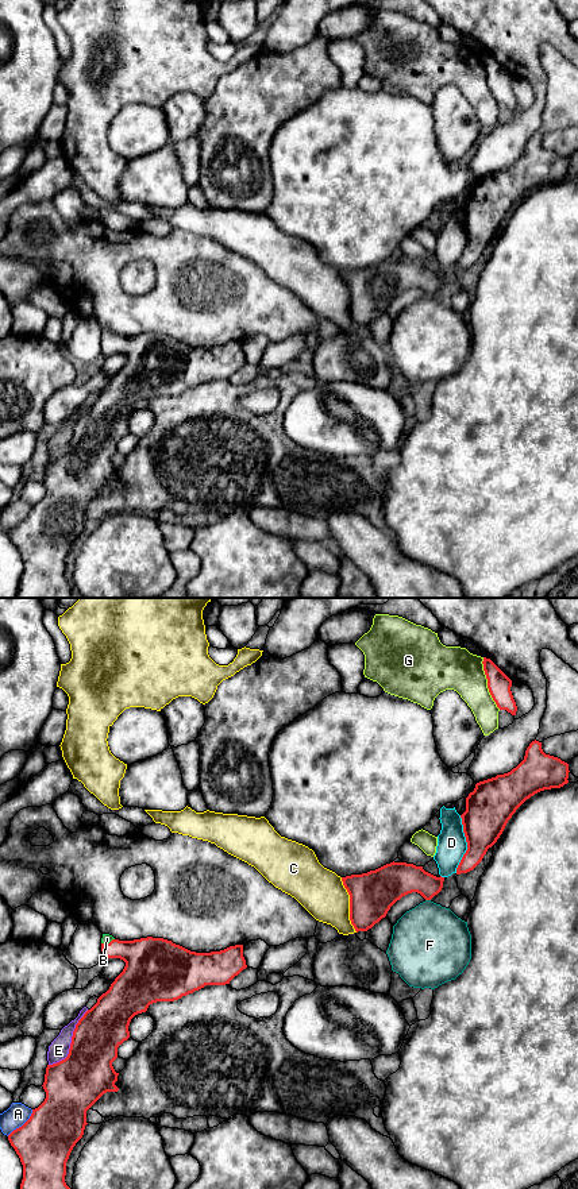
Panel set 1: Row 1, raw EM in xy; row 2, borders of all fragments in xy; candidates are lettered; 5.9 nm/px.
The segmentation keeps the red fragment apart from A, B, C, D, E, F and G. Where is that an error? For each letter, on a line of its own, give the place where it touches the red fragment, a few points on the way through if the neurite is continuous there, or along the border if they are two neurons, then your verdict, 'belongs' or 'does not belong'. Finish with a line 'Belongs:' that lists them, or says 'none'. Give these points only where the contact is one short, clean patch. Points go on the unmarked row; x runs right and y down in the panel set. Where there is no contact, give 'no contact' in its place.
A: xy (23, 520) | does not belong
B: xy (107, 339) | across xy (146, 354), (107, 339), (107, 334) | belongs
C: xy (350, 300) | does not belong
D: xy (467, 239) | does not belong
E: xy (72, 437) | does not belong
F: xy (428, 294) | does not belong
G: xy (488, 78) | does not belong
Belongs: B

